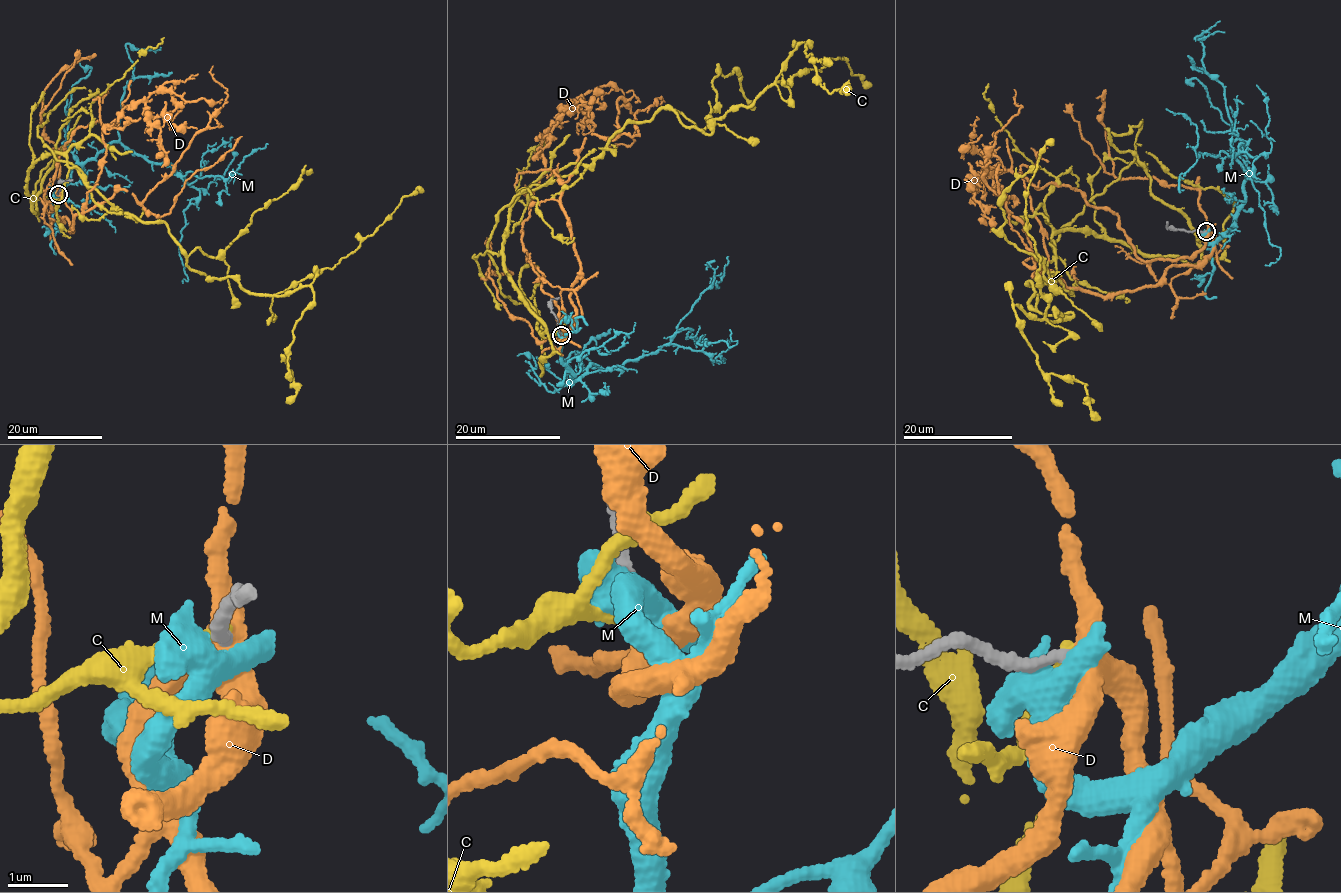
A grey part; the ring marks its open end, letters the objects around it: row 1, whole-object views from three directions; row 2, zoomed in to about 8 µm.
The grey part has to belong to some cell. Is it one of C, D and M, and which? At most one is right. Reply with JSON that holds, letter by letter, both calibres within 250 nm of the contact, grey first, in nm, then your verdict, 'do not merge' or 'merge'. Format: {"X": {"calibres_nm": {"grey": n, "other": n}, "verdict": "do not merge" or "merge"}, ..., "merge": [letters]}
{"C": {"calibres_nm": {"grey": 200, "other": 170}, "verdict": "do not merge"}, "D": {"calibres_nm": {"grey": 200, "other": 380}, "verdict": "merge"}, "M": {"calibres_nm": {"grey": 240, "other": 400}, "verdict": "do not merge"}, "merge": ["D"]}

